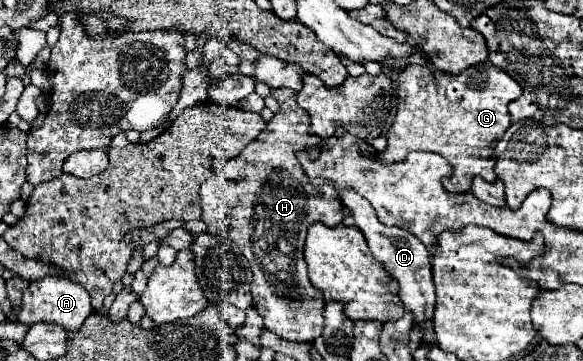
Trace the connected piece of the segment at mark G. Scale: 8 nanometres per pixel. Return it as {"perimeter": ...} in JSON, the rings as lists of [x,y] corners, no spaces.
{"perimeter":[[[405,66],[397,74],[397,114],[387,134],[389,146],[382,161],[400,162],[413,151],[434,152],[453,166],[447,190],[469,190],[473,176],[493,182],[493,144],[511,126],[507,104],[519,96],[521,86],[495,66],[473,66],[461,74],[431,72],[427,66]]]}

